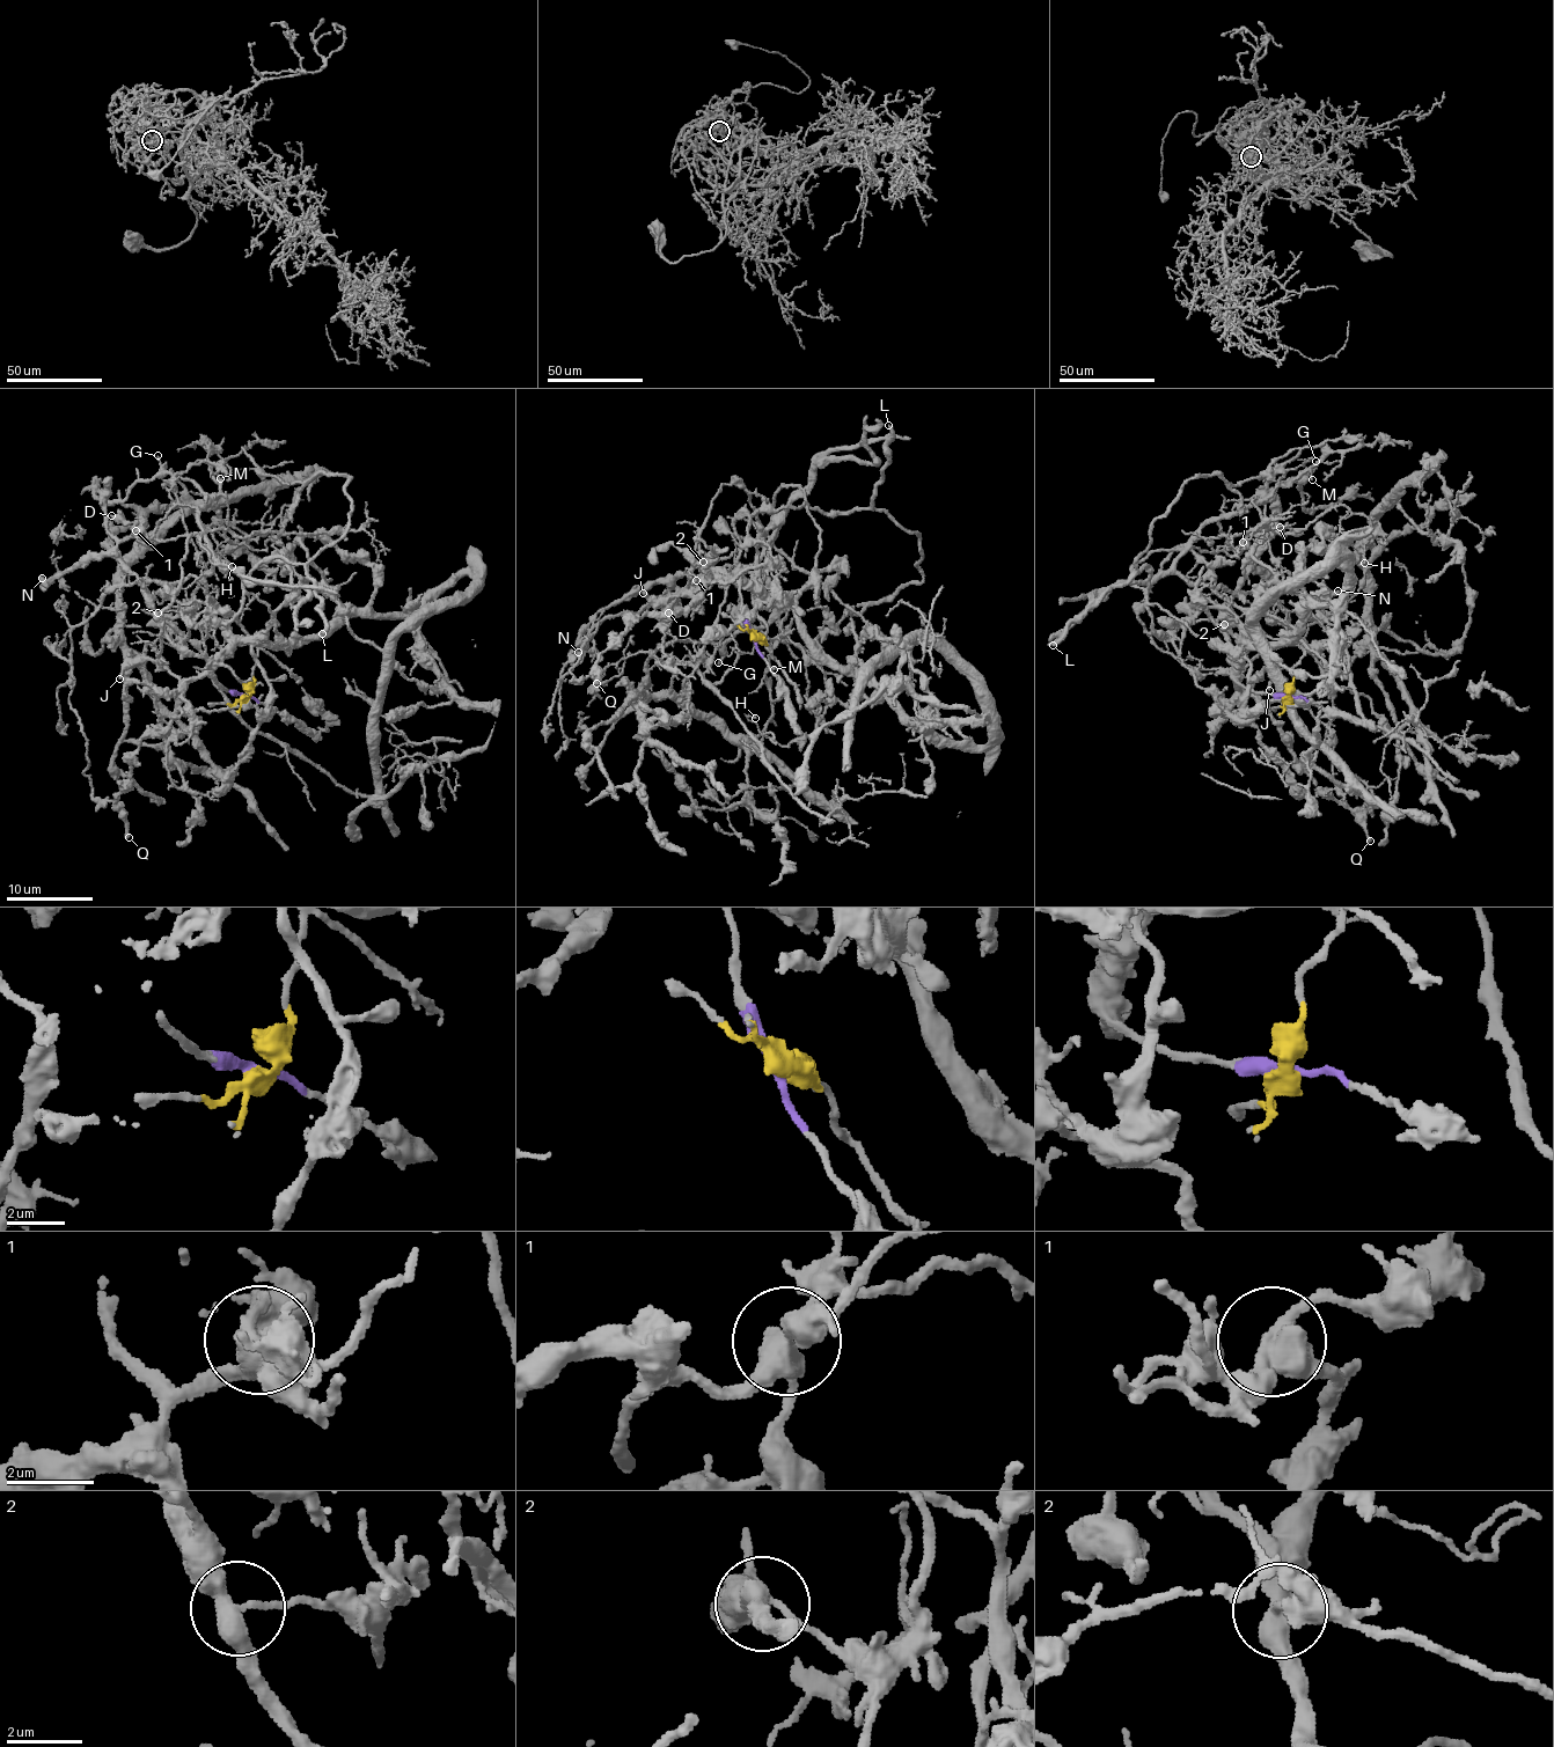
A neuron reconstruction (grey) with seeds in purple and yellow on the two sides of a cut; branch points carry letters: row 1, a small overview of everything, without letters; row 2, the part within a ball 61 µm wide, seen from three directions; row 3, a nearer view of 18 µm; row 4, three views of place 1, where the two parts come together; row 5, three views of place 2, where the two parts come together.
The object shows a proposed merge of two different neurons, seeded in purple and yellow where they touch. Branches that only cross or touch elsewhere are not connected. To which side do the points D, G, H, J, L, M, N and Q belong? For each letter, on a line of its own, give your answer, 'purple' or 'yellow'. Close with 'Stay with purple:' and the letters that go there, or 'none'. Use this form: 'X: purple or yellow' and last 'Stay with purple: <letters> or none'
D: yellow
G: yellow
H: yellow
J: purple
L: yellow
M: yellow
N: purple
Q: purple
Stay with purple: J, N, Q

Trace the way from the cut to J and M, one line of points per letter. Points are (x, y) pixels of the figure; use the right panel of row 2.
J: (1291, 697), (1274, 697), (1237, 682), (1240, 688), (1246, 688), (1259, 679), (1263, 669), (1270, 677), (1268, 690)
M: (1291, 697), (1304, 641), (1288, 623), (1193, 585), (1177, 558), (1208, 522), (1246, 513), (1309, 468), (1312, 479)

